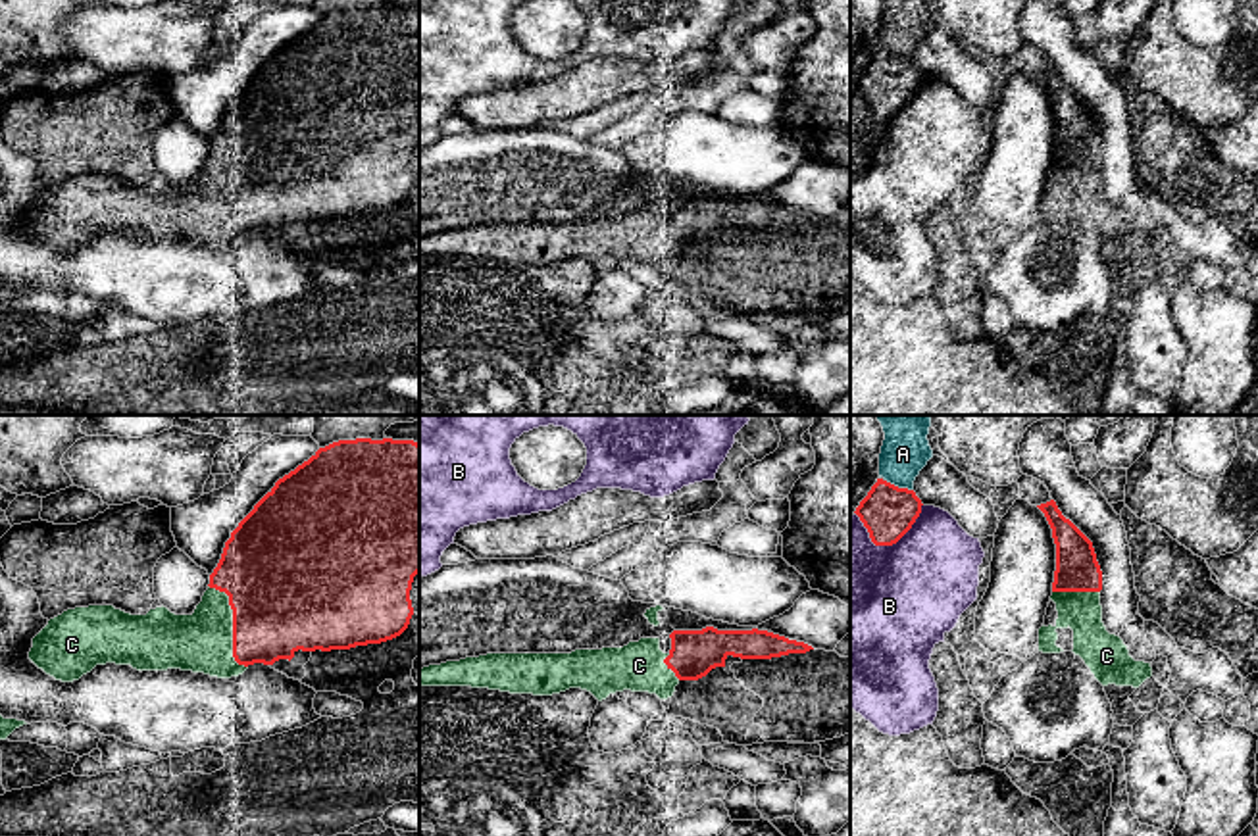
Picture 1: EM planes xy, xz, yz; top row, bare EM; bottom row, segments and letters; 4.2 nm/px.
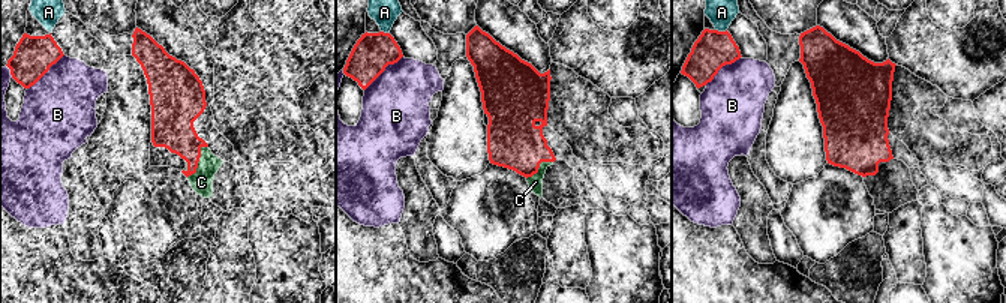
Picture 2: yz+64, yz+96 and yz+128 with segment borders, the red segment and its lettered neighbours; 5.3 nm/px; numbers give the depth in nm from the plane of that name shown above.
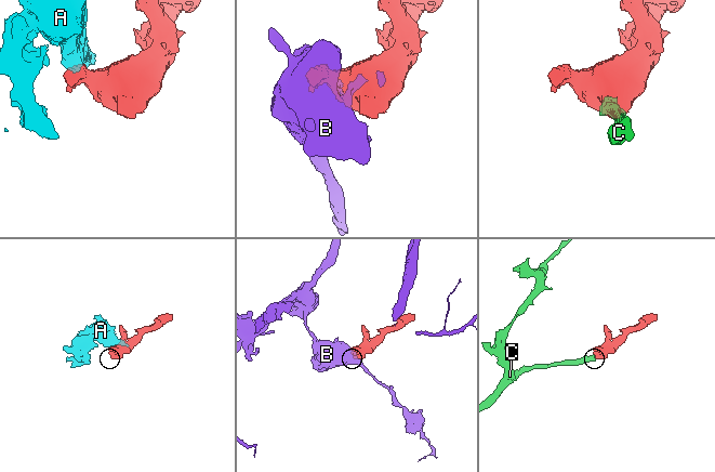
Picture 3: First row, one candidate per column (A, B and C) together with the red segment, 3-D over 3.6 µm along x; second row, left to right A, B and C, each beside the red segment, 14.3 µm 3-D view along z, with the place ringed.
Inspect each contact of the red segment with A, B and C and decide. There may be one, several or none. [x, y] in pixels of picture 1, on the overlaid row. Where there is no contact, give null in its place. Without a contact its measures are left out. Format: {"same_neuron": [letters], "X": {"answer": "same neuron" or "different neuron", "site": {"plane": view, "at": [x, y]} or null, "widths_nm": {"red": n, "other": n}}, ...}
{"same_neuron": ["C"], "A": {"answer": "different neuron", "site": {"plane": "yz", "at": [897, 487]}, "widths_nm": {"red": 220, "other": 200}}, "B": {"answer": "different neuron", "site": {"plane": "yz", "at": [889, 544]}, "widths_nm": {"red": 220, "other": 500}}, "C": {"answer": "same neuron", "site": {"plane": "xy", "at": [233, 625]}, "widths_nm": {"red": 460, "other": 260}}}

